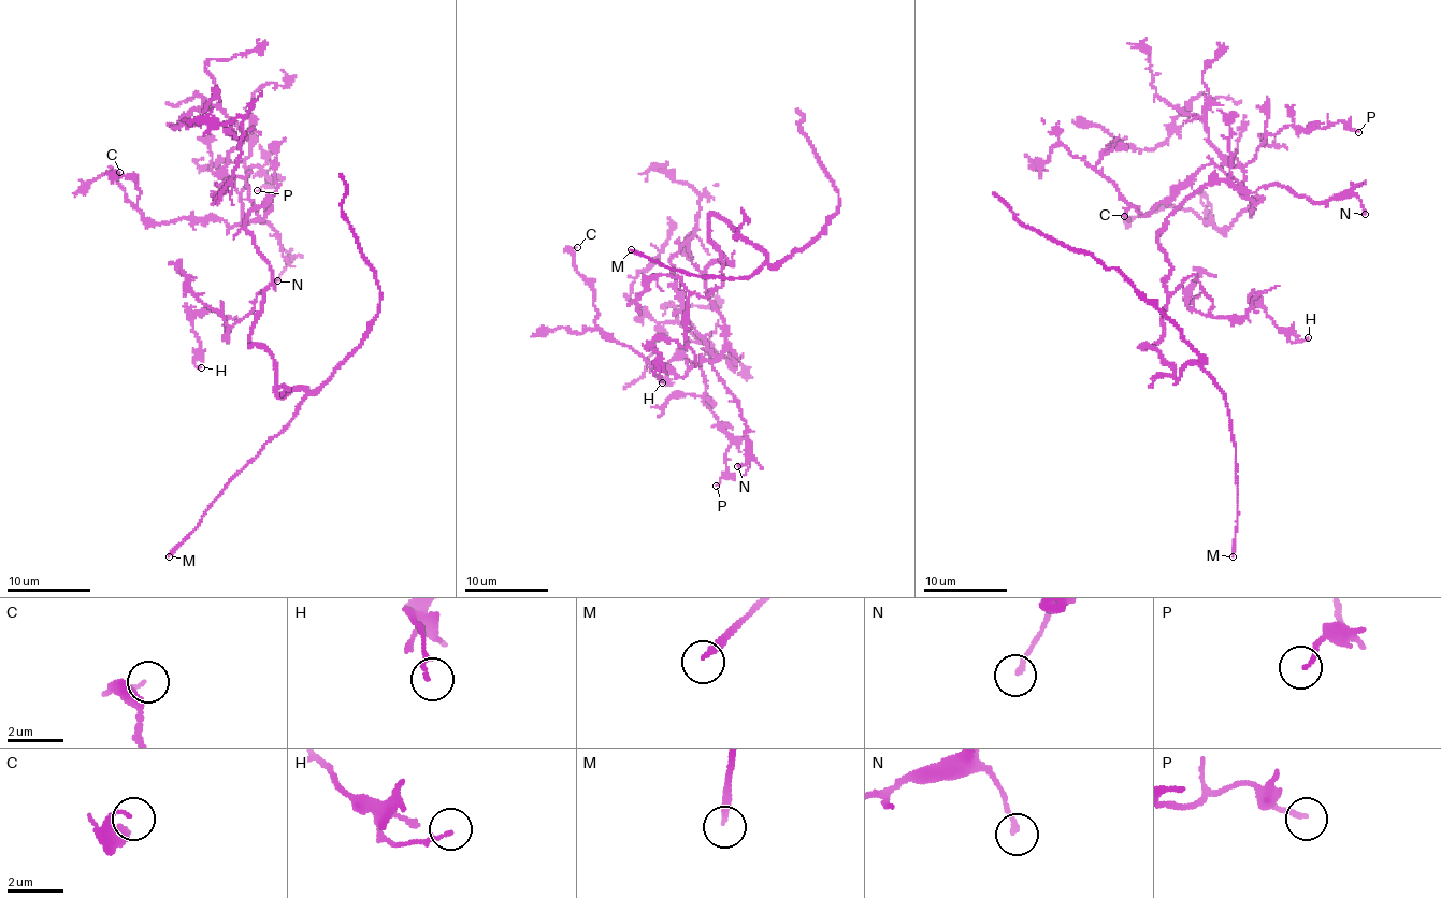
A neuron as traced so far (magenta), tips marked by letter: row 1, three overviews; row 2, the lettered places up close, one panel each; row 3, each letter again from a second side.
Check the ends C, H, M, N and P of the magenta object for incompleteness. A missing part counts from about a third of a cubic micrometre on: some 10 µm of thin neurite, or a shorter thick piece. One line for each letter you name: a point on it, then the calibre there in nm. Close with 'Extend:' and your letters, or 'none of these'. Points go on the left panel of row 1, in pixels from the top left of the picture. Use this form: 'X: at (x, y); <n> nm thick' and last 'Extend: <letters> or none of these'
M: at (169, 556); 220 nm thick
Extend: M

